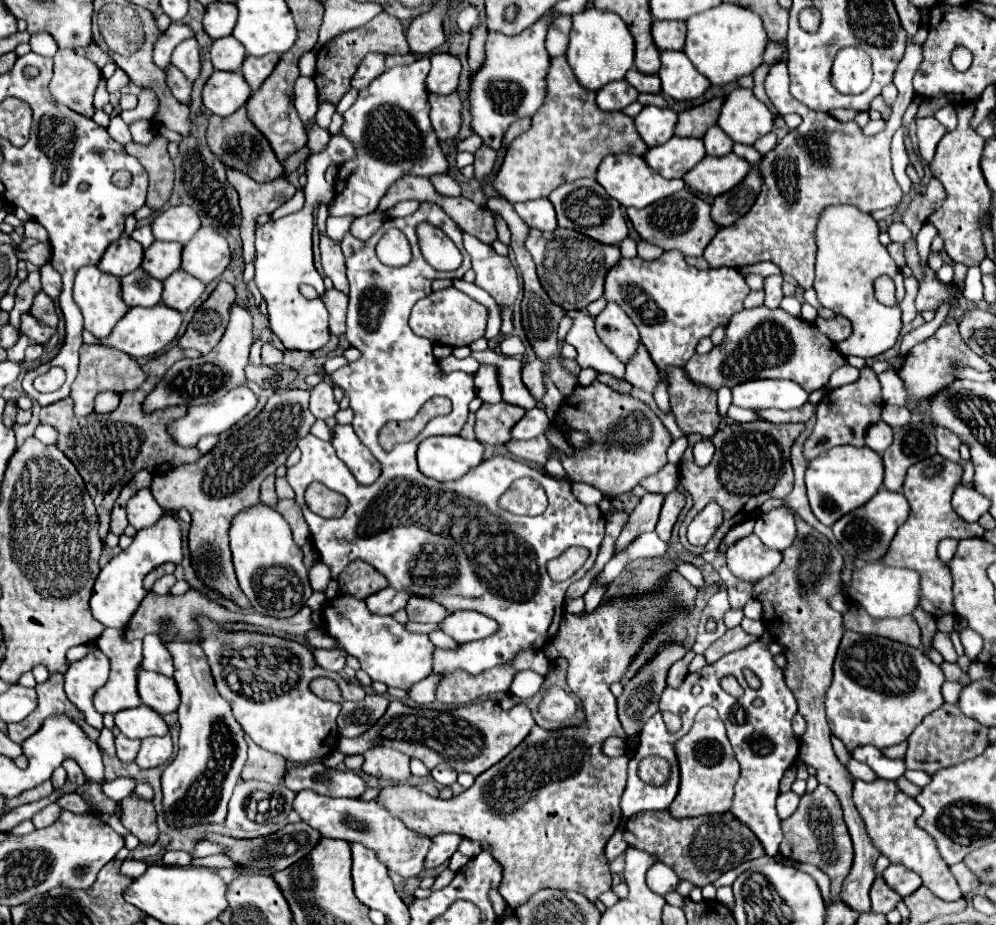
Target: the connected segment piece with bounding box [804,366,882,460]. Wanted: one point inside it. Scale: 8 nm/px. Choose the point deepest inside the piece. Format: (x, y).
(845, 414)

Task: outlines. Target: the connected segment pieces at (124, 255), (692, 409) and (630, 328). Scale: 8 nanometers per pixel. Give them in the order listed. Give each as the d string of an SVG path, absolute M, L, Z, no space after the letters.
M130 236L118 238L114 244L106 248L102 260L98 262L98 268L106 274L114 274L116 278L122 278L140 266L142 252L144 248Z
M668 368L668 394L676 424L686 436L694 432L704 438L714 436L720 424L714 392L694 386L682 368Z
M608 302L606 308L596 316L596 332L598 332L600 340L622 362L626 362L634 354L636 344L640 342L634 322L614 302Z

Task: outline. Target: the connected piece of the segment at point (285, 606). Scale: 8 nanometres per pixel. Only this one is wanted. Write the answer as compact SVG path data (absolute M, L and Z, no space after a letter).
M260 502L254 508L246 508L246 512L238 512L230 526L230 548L240 588L256 612L272 618L288 618L306 604L312 588L302 562L302 550L294 544L288 522L274 508Z

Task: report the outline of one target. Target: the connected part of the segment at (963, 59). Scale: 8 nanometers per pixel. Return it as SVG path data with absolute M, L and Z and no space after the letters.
M958 46L952 51L951 62L954 68L960 72L966 71L970 67L972 60L971 52L963 46Z

